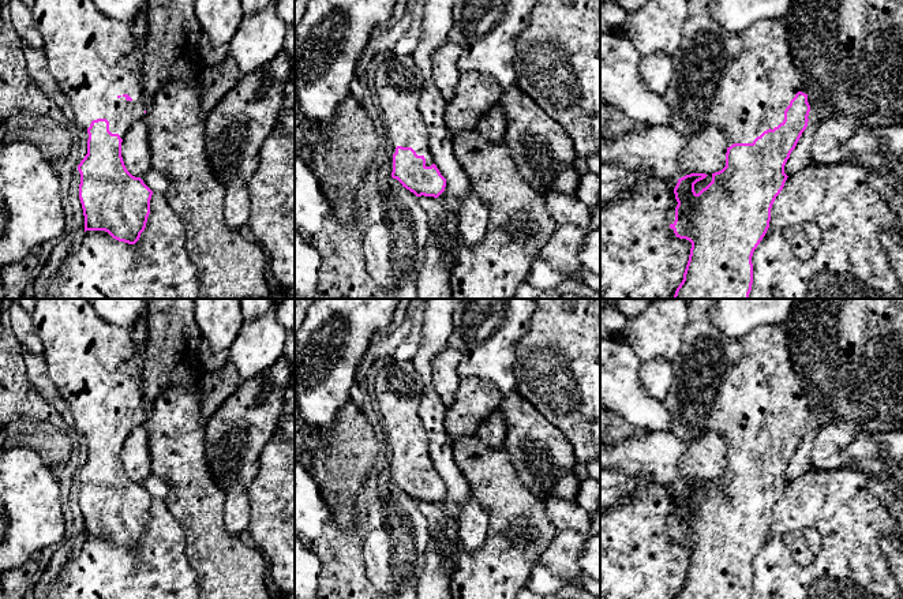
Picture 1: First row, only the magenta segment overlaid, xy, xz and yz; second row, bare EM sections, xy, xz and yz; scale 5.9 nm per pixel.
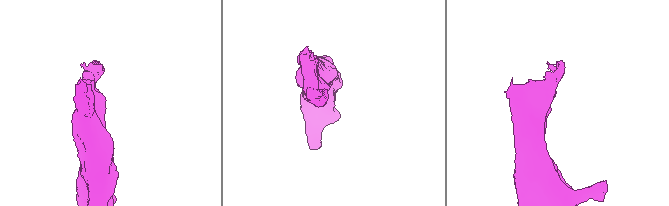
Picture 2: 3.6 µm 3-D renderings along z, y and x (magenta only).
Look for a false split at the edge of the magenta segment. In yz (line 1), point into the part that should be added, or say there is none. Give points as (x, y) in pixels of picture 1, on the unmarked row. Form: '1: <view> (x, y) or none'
1: yz (742, 388)

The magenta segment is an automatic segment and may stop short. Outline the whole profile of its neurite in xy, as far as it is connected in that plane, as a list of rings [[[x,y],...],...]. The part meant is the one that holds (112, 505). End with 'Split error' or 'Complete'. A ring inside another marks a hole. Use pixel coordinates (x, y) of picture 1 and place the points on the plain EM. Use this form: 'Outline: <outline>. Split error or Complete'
Outline: [[[37,299],[31,318],[44,344],[48,375],[87,442],[87,460],[78,471],[85,538],[105,536],[119,547],[135,550],[146,534],[153,497],[127,476],[121,463],[124,441],[147,415],[131,332],[102,321],[89,299]]]. Split error

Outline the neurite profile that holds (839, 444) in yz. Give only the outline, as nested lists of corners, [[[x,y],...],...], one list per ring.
[[[836,418],[824,423],[812,443],[810,465],[823,471],[861,469],[855,465],[858,460],[884,454],[876,441],[877,434],[863,428],[858,419]]]

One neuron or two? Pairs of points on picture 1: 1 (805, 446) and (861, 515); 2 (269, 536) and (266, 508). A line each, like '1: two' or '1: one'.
1: two
2: one

